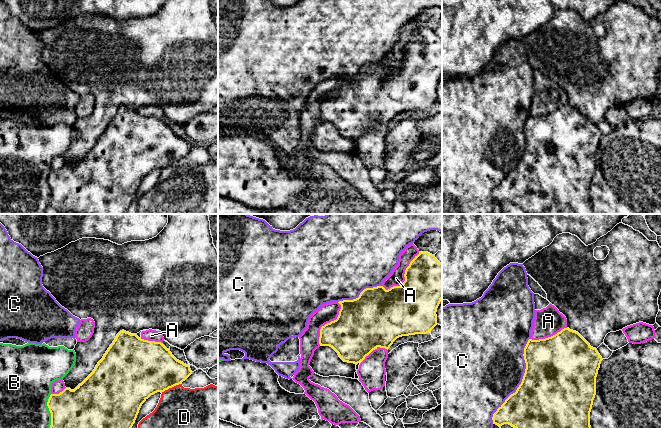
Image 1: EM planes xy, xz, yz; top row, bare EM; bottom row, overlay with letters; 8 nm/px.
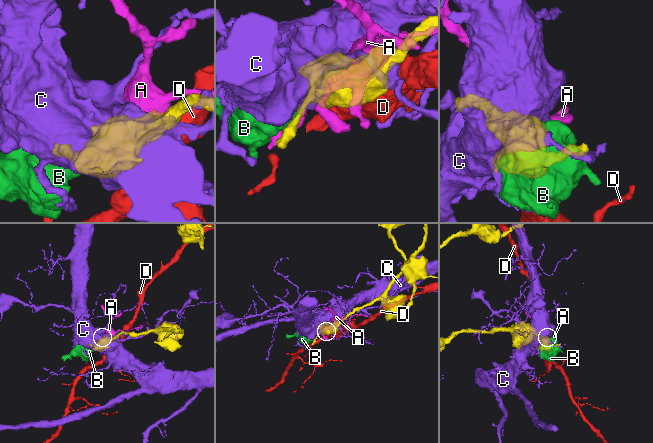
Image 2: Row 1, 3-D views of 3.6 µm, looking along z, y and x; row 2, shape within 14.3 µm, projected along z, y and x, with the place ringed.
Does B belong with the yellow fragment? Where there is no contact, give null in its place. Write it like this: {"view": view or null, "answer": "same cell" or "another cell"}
{"view": "xy", "answer": "same cell"}

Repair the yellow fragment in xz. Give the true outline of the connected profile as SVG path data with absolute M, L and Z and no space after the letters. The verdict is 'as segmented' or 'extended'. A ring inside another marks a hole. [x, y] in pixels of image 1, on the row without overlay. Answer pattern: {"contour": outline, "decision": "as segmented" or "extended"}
{"contour": "M419 28L406 44L404 53L401 62L393 62L388 66L383 62L366 64L356 75L339 77L341 85L337 95L320 105L320 122L332 123L344 138L357 141L378 123L388 126L399 113L431 108L437 101L436 88L442 76L442 39L428 28Z", "decision": "as segmented"}

